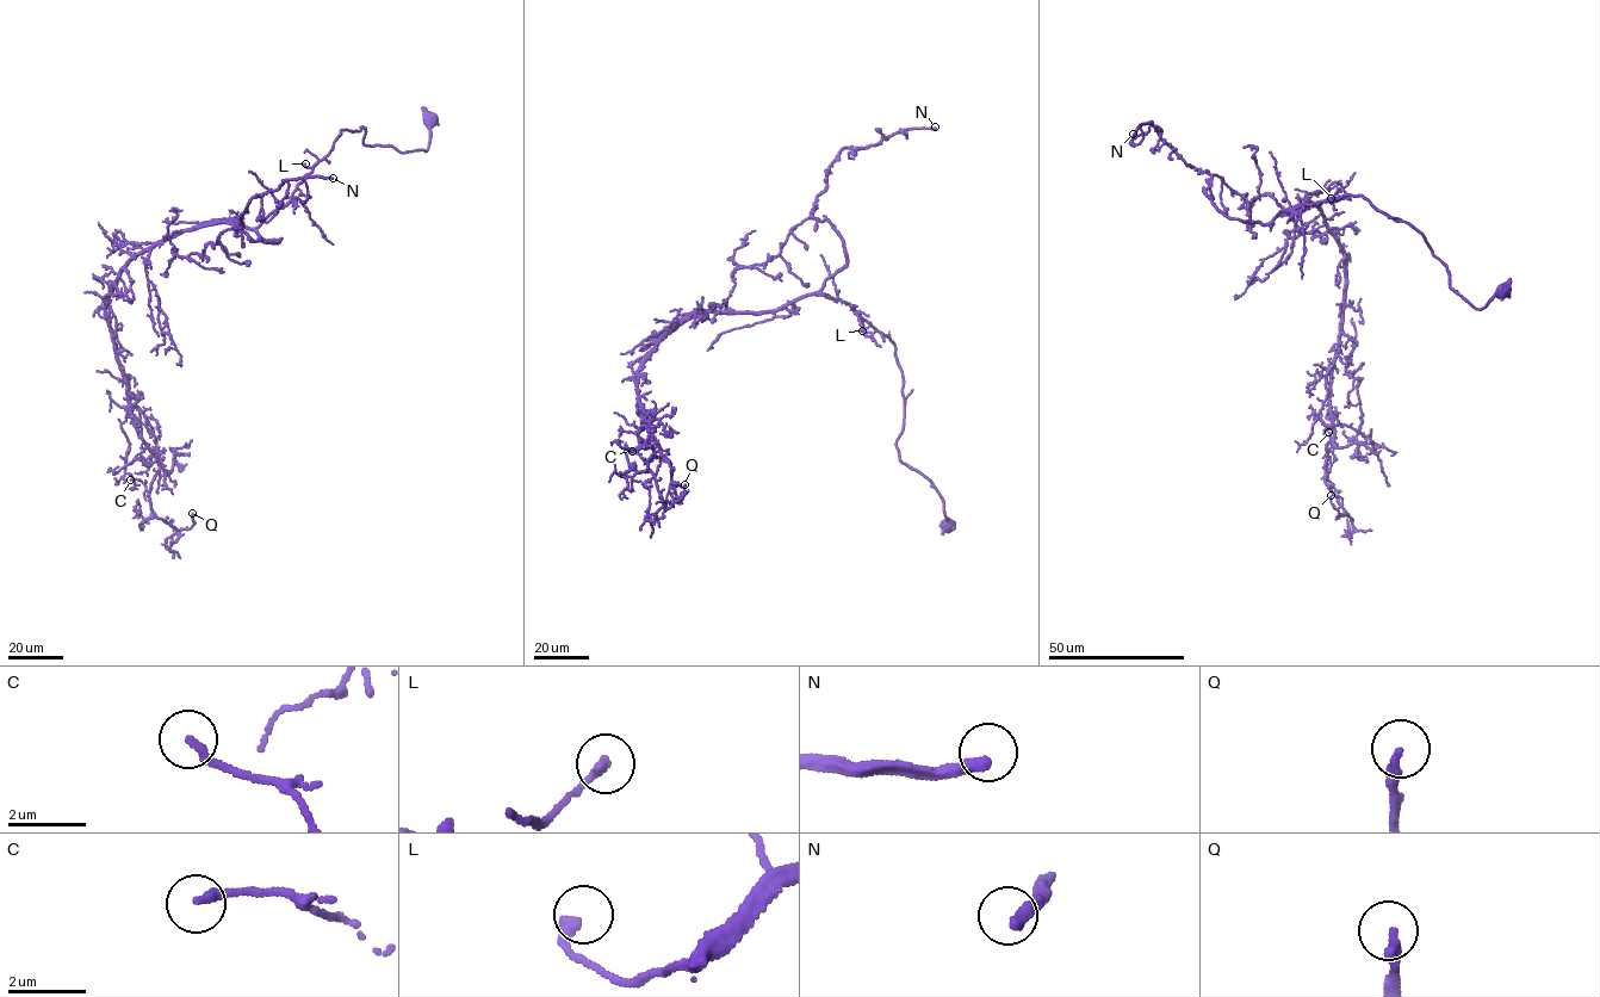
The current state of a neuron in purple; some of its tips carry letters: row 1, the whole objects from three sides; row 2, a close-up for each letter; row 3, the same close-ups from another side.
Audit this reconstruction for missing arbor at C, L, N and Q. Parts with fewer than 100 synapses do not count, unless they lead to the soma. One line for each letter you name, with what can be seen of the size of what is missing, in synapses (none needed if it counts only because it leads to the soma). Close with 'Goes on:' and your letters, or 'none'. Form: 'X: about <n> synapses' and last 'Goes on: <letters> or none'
N: about 250 synapses
Goes on: N

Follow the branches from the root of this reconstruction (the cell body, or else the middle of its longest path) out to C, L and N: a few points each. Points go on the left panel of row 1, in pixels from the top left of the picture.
C: (430, 118), (426, 152), (341, 130), (256, 227), (126, 264), (105, 313), (160, 466), (130, 480)
L: (430, 118), (426, 152), (366, 146), (361, 127), (353, 132), (341, 130), (327, 155), (312, 166), (305, 163)
N: (430, 118), (426, 152), (341, 130), (255, 229), (278, 243), (234, 229), (285, 180), (333, 178)

